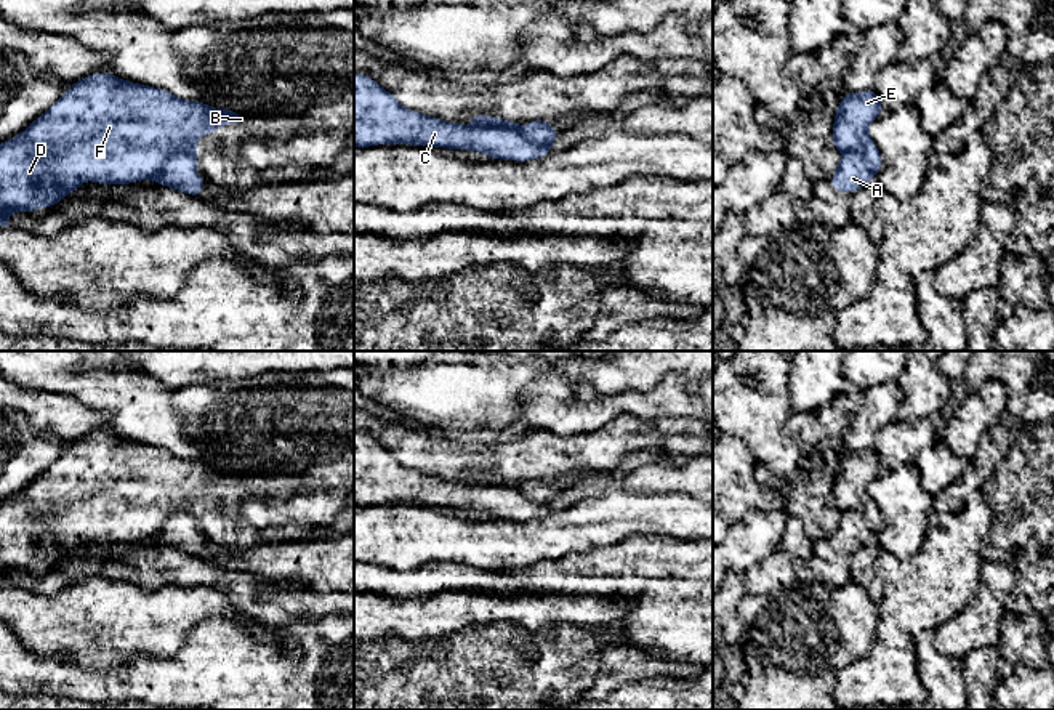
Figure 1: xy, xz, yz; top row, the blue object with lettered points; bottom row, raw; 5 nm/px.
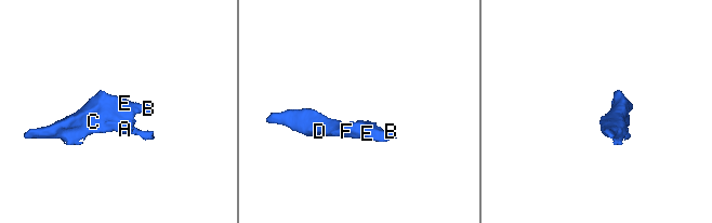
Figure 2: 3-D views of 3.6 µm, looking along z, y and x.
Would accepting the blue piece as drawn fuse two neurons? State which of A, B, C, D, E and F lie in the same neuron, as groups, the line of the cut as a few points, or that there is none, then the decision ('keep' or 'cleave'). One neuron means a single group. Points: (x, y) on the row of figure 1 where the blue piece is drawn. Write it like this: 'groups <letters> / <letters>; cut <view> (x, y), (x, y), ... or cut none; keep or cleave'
groups A / B C D E F; cut xy (196, 154), (173, 153), (154, 178); cleave

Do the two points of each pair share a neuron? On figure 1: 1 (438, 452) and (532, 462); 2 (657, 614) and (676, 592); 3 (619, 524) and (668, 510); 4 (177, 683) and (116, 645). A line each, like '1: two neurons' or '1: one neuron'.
1: one neuron
2: one neuron
3: one neuron
4: two neurons

